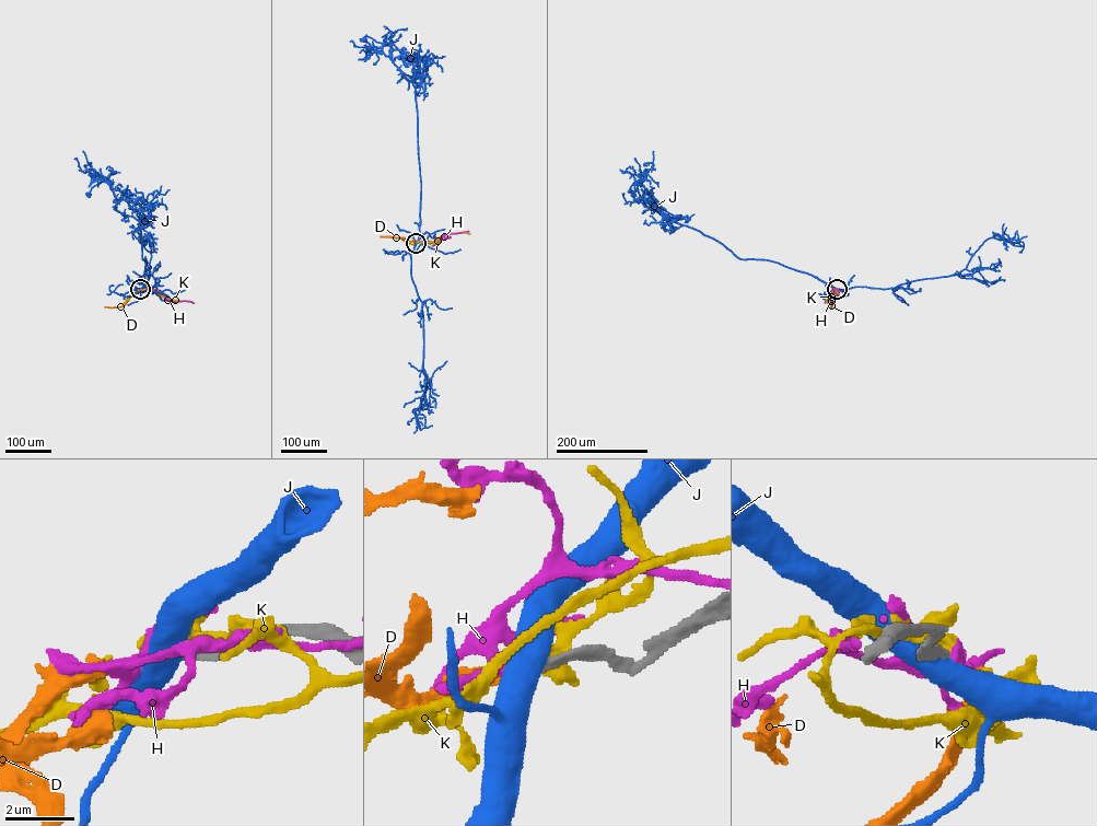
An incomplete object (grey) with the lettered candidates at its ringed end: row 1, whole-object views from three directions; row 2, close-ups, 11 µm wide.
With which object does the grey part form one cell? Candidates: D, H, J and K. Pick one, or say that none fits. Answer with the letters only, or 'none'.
D

